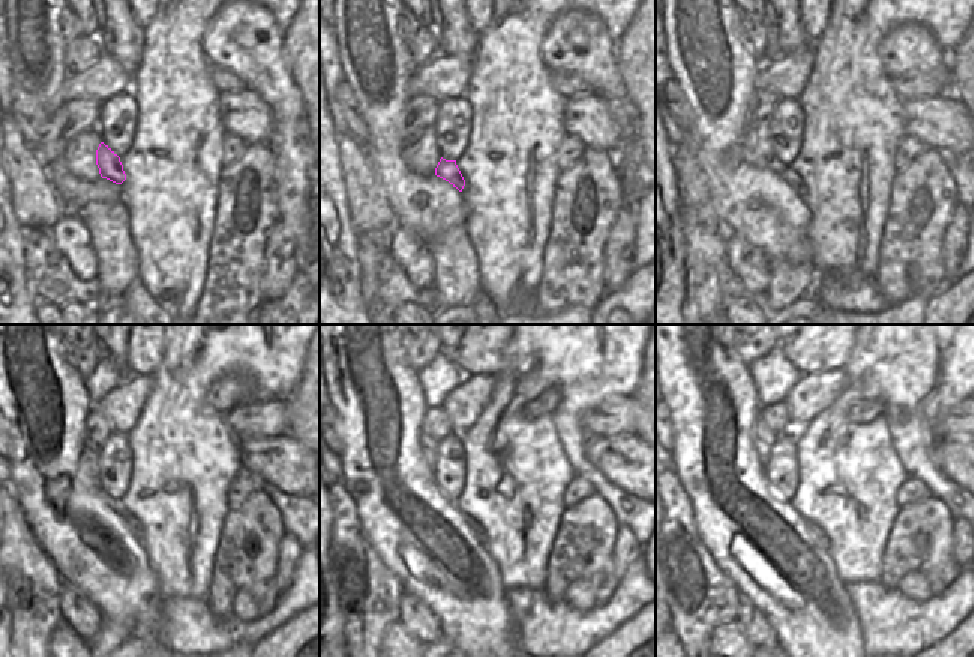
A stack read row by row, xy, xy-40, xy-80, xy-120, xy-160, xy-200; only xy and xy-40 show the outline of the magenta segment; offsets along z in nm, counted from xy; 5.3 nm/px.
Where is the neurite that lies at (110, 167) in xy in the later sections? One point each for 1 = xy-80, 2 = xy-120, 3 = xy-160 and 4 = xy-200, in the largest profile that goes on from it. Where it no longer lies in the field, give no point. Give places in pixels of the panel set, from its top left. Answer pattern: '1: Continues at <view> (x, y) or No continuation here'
1: Continues at xy-80 (787, 173)
2: Continues at xy-120 (134, 527)
3: Continues at xy-160 (476, 528)
4: Continues at xy-200 (820, 537)

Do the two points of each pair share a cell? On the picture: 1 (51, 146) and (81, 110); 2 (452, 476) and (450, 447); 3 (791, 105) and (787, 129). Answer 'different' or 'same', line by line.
1: same
2: same
3: same

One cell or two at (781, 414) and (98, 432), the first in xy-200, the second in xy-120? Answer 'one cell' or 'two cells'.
one cell

